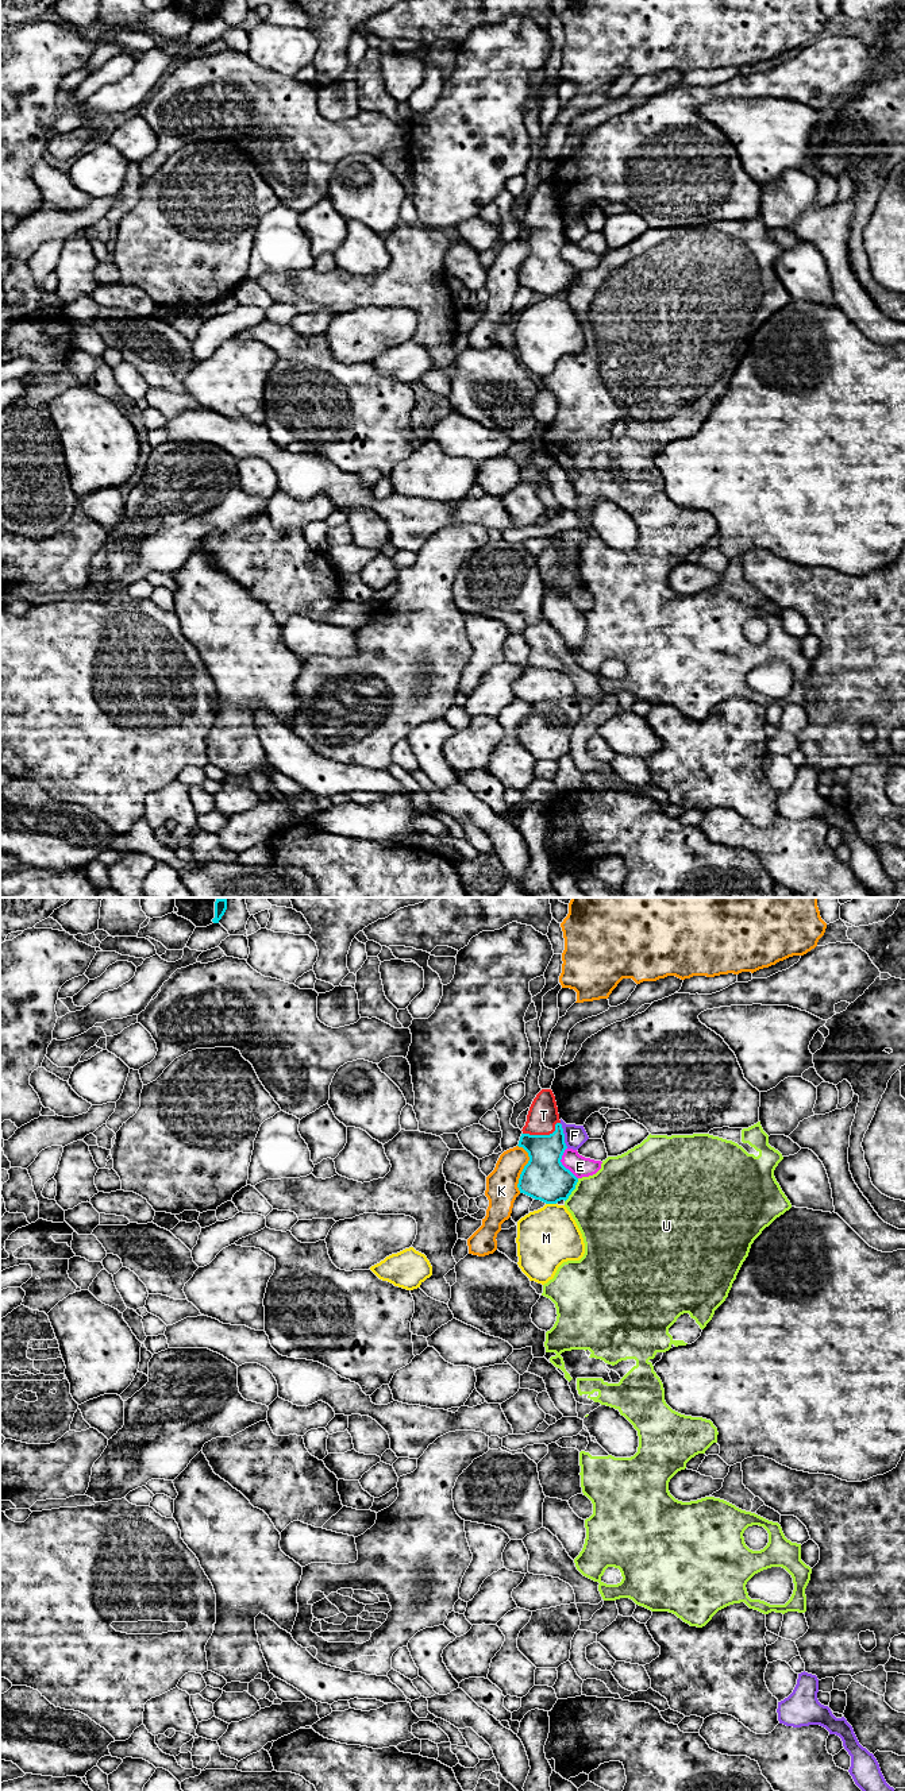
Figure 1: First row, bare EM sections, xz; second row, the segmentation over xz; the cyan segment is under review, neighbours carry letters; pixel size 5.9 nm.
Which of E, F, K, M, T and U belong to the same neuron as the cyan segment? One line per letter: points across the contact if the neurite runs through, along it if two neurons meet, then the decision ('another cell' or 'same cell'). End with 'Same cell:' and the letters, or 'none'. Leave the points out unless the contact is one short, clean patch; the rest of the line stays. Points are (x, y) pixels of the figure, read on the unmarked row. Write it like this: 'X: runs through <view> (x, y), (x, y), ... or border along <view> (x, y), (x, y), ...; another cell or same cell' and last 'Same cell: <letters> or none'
E: another cell
F: another cell
K: another cell
M: another cell
T: runs through xz (545, 270), (543, 228), (543, 208); same cell
U: another cell
Same cell: T

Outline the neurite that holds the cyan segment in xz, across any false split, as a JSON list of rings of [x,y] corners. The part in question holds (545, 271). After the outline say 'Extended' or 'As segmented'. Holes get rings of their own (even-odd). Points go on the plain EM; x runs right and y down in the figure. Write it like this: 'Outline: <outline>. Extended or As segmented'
Outline: [[[551,182],[536,188],[521,224],[517,239],[528,246],[529,254],[519,271],[520,286],[546,297],[566,294],[578,271],[561,255],[567,239]]]. Extended

